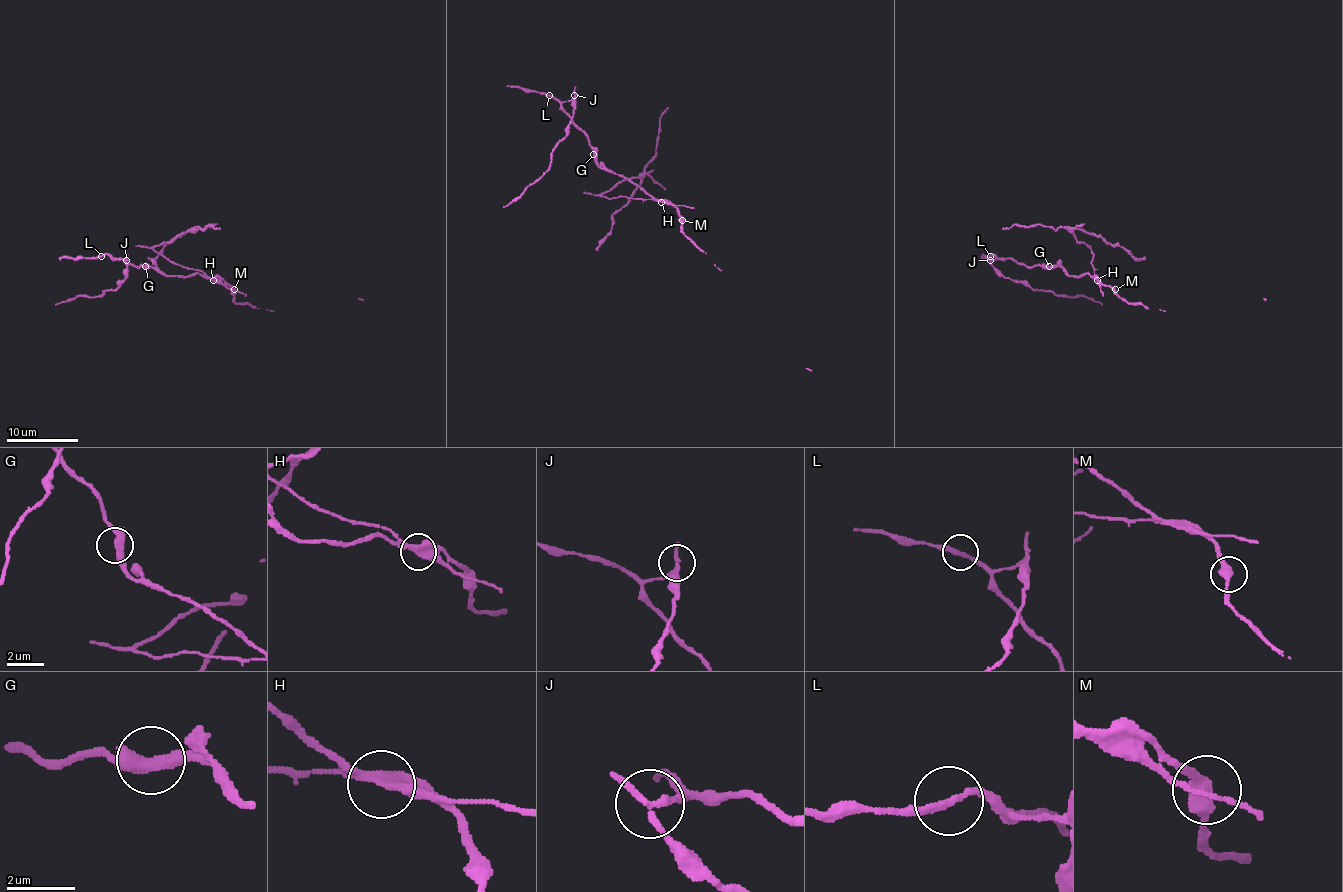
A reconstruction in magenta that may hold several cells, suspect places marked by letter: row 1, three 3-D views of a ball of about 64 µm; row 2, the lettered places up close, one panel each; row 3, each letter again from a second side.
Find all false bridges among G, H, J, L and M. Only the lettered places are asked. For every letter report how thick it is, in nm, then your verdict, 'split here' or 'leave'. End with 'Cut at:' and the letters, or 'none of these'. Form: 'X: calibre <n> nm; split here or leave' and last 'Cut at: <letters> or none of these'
G: calibre 420 nm; leave
H: calibre 400 nm; split here
J: calibre 180 nm; split here
L: calibre 200 nm; leave
M: calibre 400 nm; leave
Cut at: H, J

